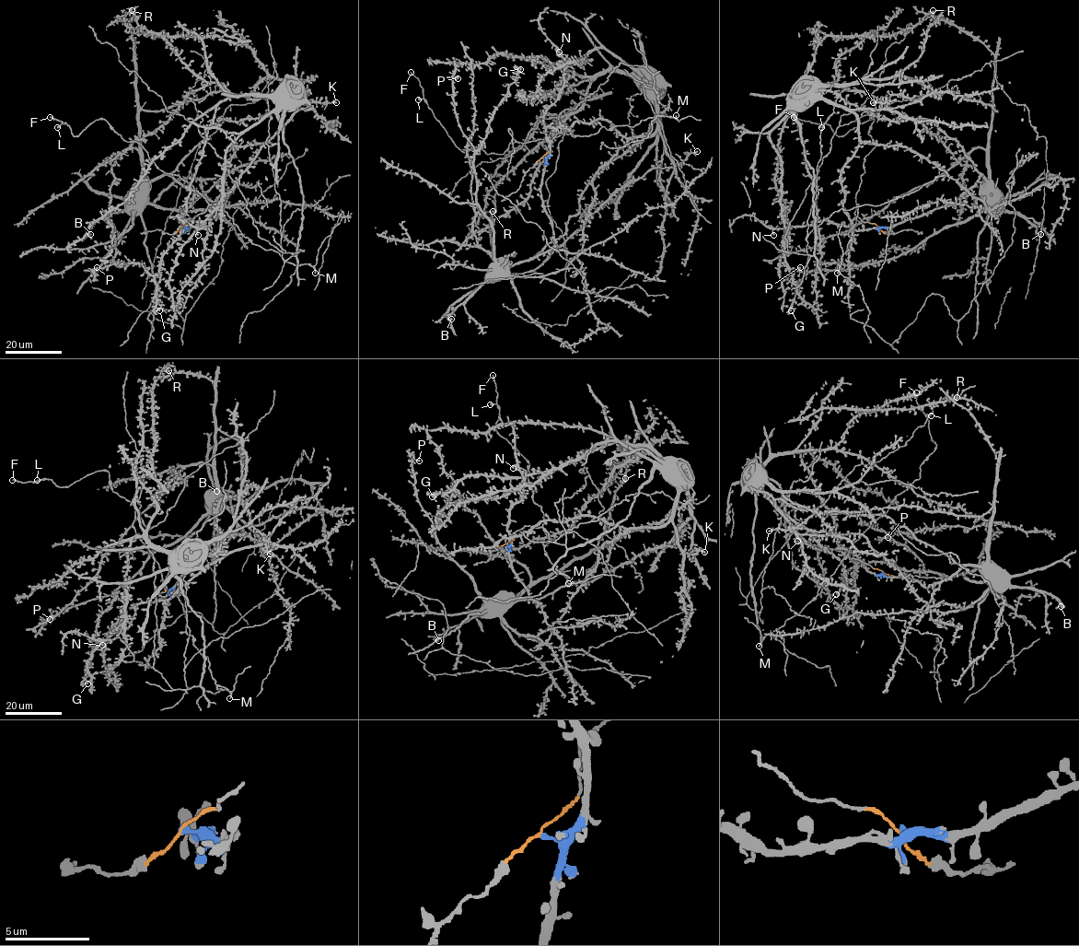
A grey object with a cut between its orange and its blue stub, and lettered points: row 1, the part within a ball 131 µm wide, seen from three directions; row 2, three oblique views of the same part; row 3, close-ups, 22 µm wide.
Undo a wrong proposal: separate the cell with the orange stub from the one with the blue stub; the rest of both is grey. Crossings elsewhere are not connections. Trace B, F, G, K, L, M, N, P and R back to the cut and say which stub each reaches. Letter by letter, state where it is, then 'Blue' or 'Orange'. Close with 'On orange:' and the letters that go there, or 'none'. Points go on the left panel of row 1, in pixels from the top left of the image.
B: Place: (90, 234). Blue
F: Place: (50, 117). Orange
G: Place: (159, 310). Blue
K: Place: (336, 102). Blue
L: Place: (57, 127). Orange
M: Place: (315, 273). Orange
N: Place: (198, 235). Blue
P: Place: (97, 267). Blue
R: Place: (132, 10). Blue
On orange: F, L, M

